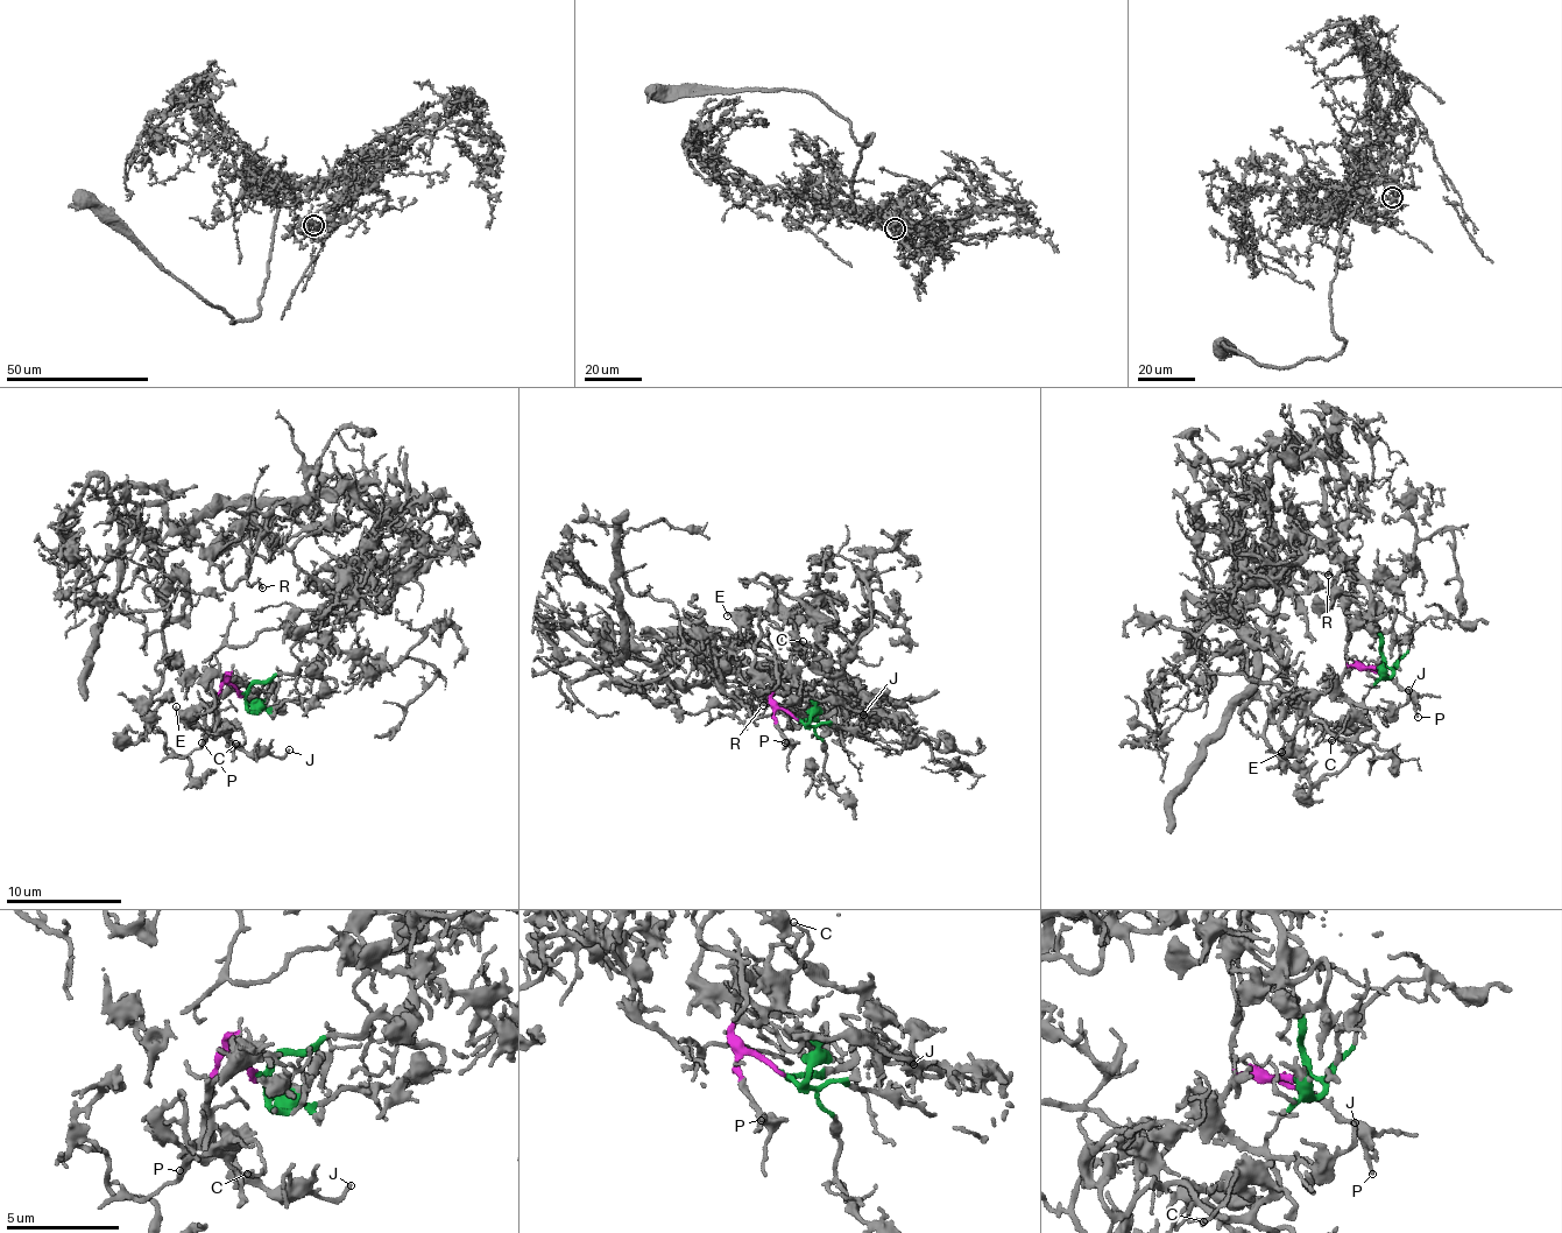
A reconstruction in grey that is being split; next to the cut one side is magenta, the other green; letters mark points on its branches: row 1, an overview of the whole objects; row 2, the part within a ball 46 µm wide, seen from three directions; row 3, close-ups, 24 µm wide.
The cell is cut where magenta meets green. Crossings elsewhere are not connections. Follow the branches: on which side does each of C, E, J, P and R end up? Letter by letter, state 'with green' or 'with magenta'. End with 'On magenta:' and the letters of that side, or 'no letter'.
C: with magenta
E: with magenta
J: with magenta
P: with magenta
R: with green
On magenta: C, E, J, P

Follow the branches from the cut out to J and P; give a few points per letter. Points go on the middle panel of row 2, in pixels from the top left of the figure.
J: (794, 717), (770, 692), (775, 678), (771, 680), (774, 688), (794, 702), (847, 704), (863, 713)
P: (794, 717), (779, 707), (775, 714), (775, 727), (790, 740), (785, 744)

